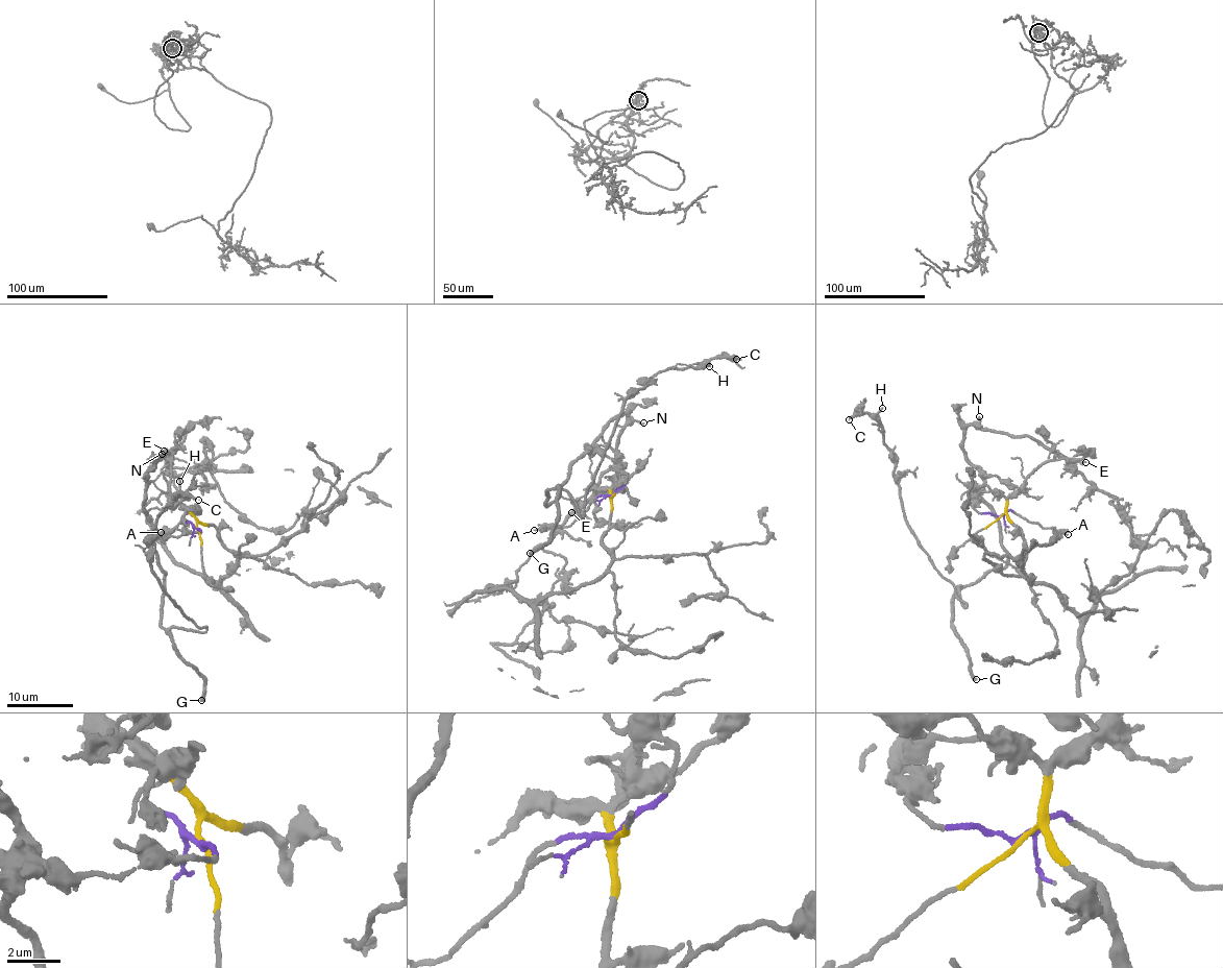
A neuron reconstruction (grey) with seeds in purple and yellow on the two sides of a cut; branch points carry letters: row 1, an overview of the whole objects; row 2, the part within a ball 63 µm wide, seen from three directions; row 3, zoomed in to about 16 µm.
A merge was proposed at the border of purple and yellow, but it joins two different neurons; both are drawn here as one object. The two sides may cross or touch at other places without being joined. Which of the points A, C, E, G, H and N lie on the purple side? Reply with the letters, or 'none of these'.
A, C, E, G, H, N

